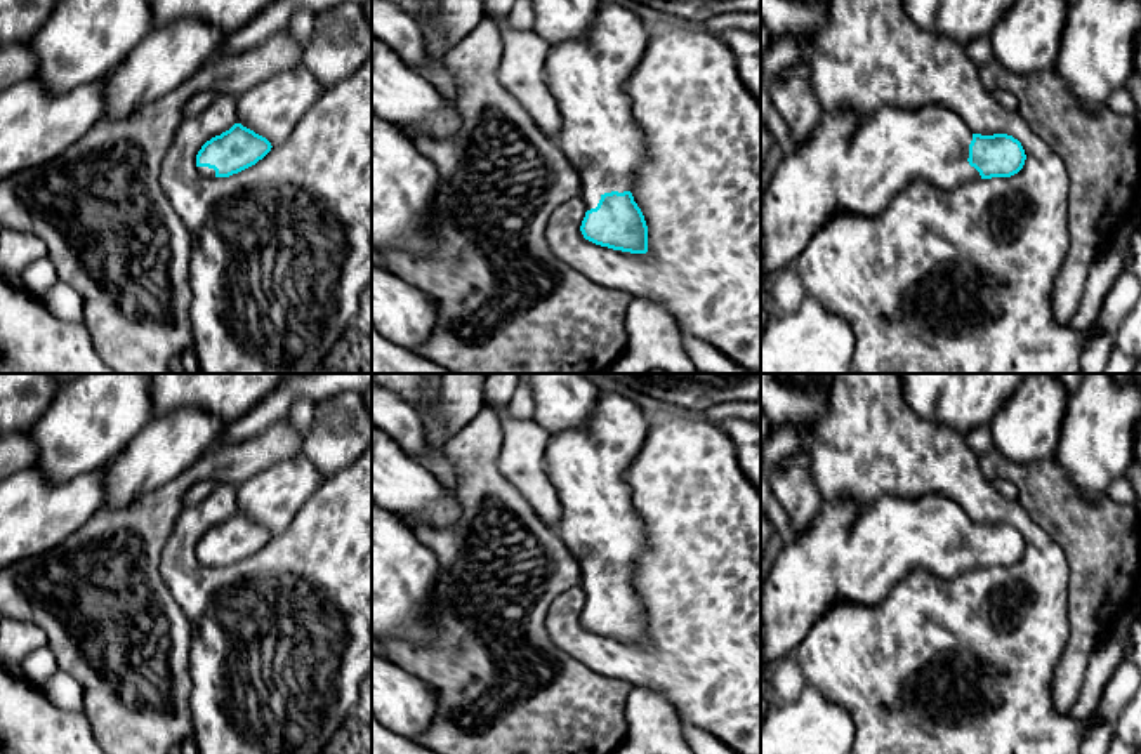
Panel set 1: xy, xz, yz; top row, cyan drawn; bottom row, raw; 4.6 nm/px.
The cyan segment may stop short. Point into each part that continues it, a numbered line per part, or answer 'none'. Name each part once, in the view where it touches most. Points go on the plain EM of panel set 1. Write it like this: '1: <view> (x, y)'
1: xz (600, 525)

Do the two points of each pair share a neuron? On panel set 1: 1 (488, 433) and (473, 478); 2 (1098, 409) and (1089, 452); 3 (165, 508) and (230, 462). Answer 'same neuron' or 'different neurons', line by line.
1: same neuron
2: same neuron
3: same neuron

